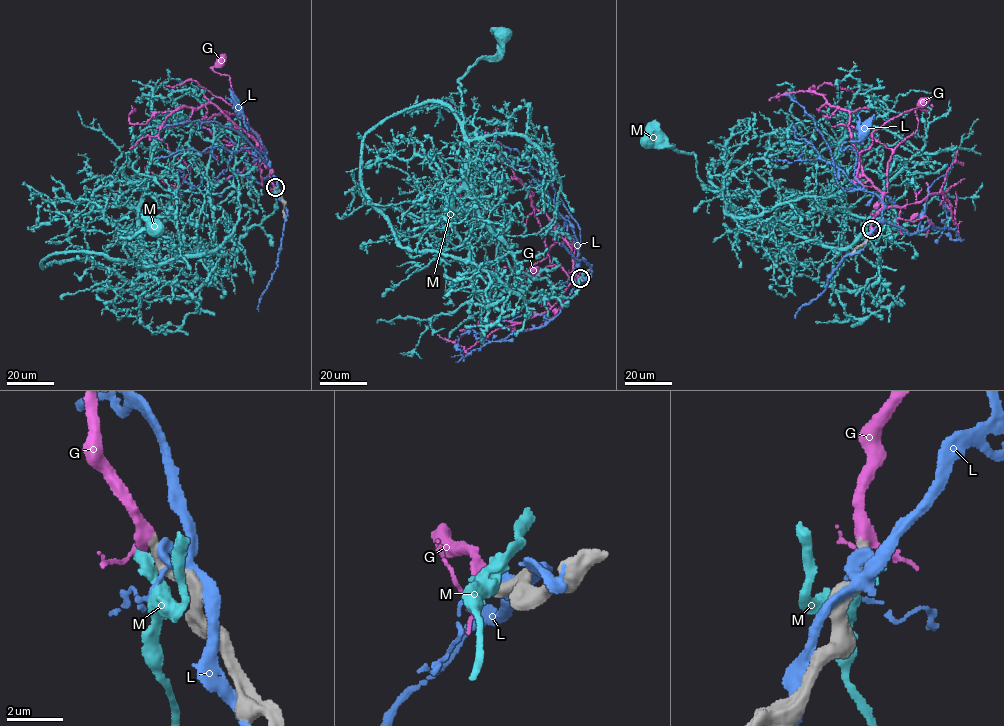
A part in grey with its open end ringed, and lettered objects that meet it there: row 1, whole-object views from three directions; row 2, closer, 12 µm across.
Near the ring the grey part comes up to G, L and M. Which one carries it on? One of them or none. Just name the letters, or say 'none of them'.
G

